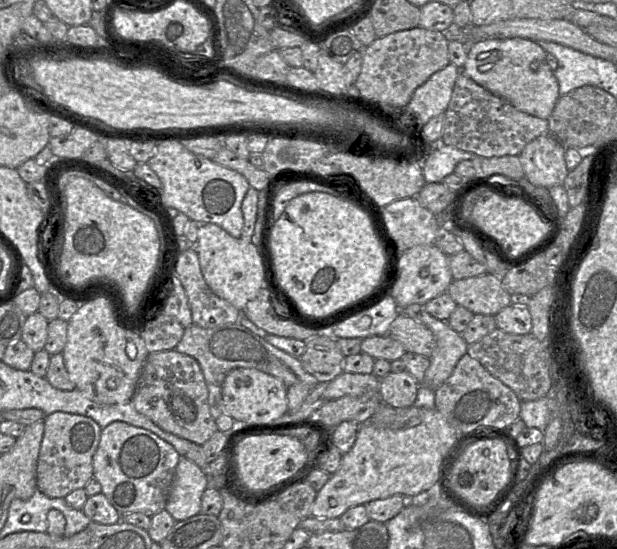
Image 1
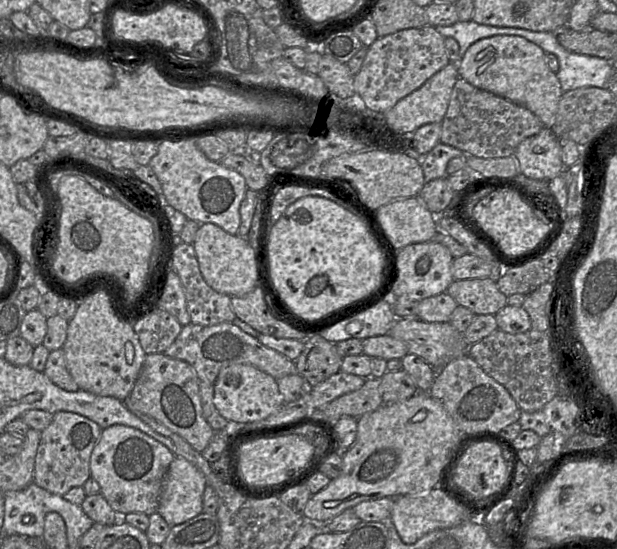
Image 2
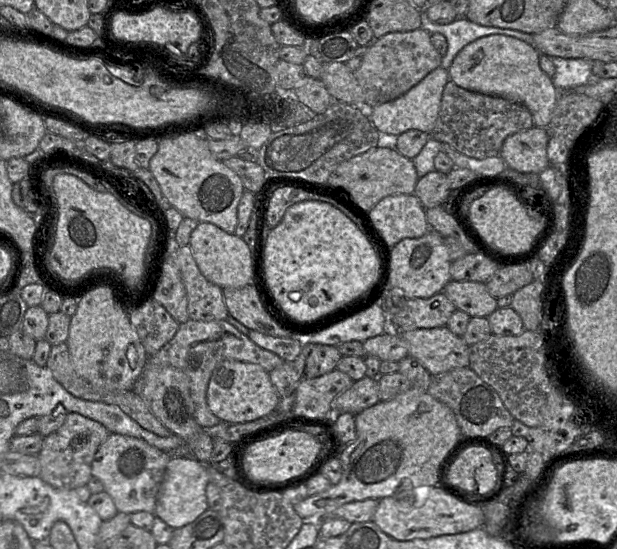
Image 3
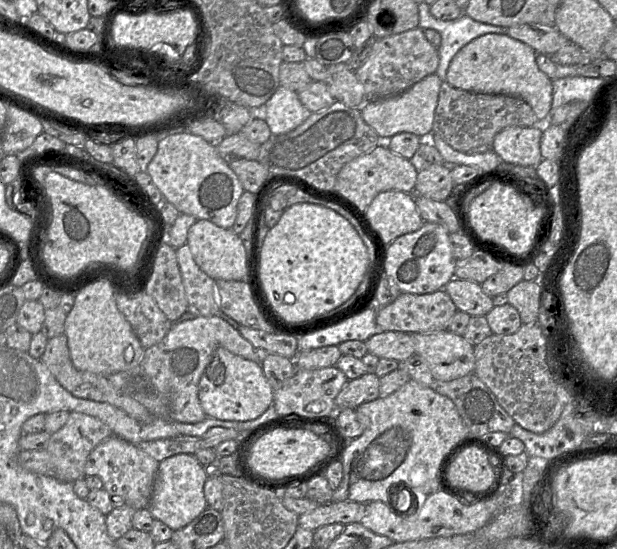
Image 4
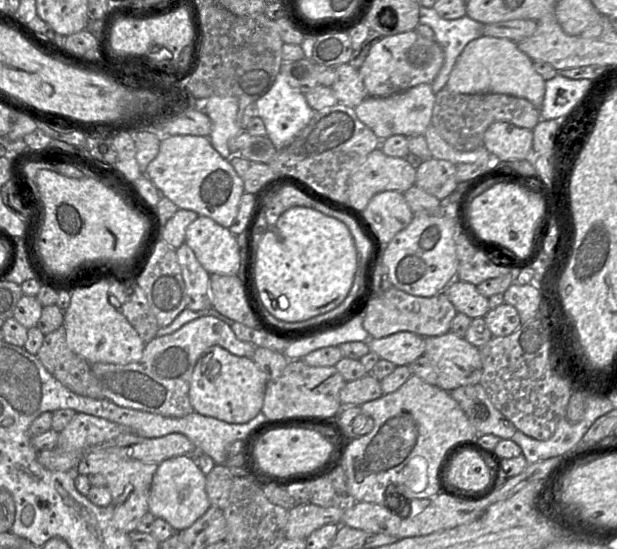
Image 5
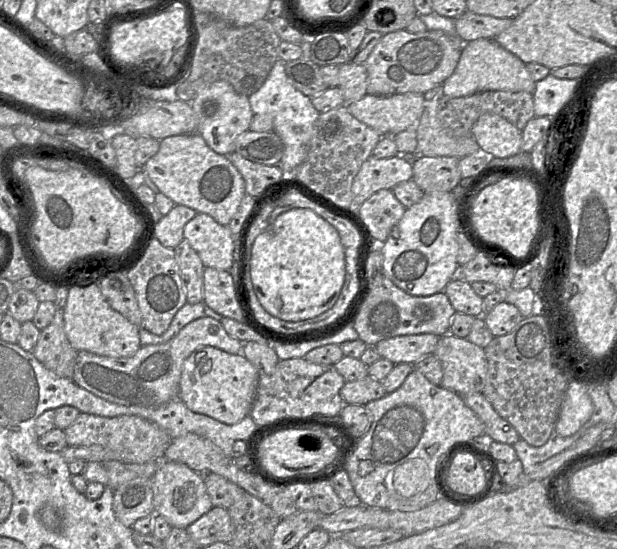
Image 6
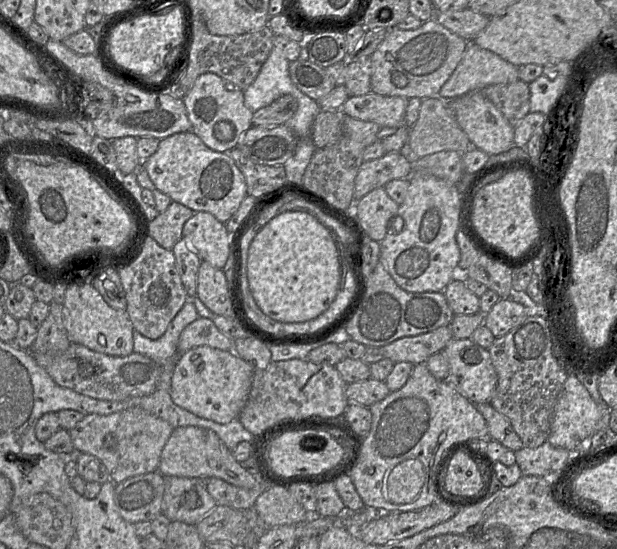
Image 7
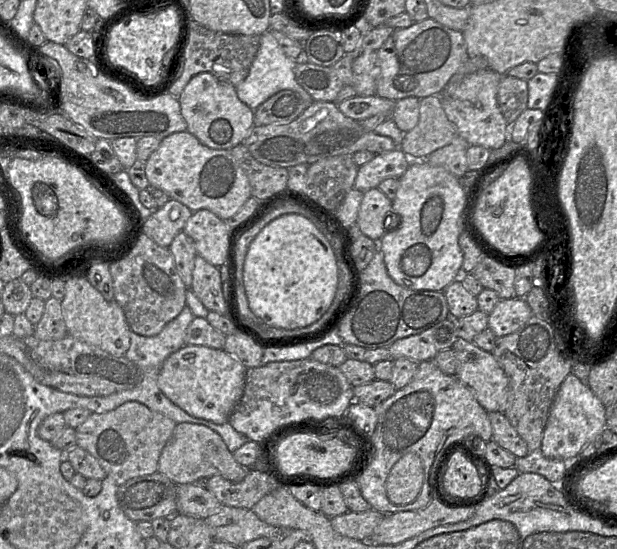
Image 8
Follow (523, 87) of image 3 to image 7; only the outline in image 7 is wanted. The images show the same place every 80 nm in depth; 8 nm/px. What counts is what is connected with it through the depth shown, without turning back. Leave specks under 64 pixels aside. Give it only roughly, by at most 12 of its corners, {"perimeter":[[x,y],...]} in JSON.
{"perimeter":[[470,43],[438,96],[517,80],[517,66]]}

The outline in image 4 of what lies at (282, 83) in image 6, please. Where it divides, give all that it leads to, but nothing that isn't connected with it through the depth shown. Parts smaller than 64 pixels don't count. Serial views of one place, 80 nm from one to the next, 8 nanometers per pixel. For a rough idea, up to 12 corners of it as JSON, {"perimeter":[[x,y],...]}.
{"perimeter":[[280,85],[256,117],[272,135],[297,128],[311,112]]}

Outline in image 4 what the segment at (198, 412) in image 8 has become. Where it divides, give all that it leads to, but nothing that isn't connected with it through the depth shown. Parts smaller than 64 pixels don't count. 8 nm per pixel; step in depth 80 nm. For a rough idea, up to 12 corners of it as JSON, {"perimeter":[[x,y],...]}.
{"perimeter":[[218,347],[201,375],[207,417],[248,421],[273,404],[261,363]]}

